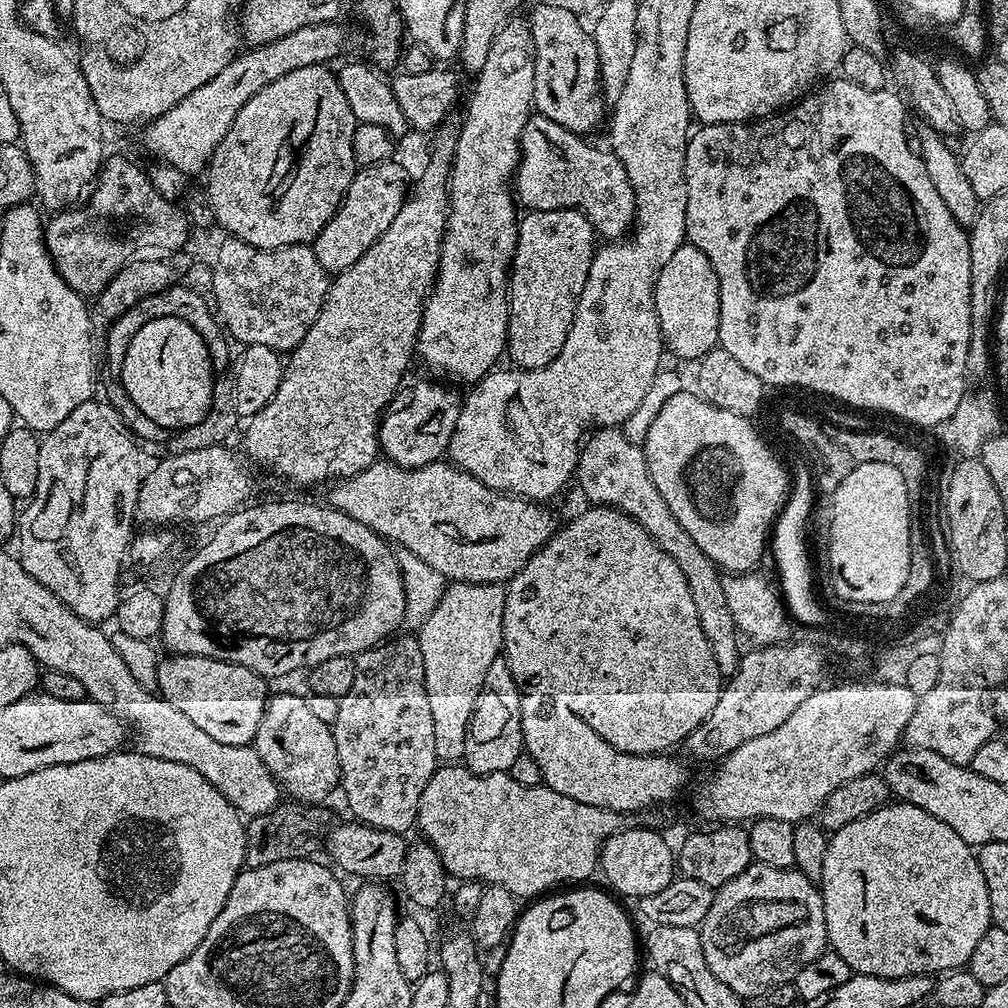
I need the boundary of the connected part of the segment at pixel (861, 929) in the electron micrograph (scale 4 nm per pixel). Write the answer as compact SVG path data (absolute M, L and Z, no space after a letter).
M889 802L881 808L867 812L862 818L842 826L838 831L828 836L826 858L822 861L822 878L818 882L822 906L826 914L826 934L828 948L837 952L856 974L874 974L878 978L902 978L903 976L923 976L925 974L943 974L953 970L960 970L967 965L970 954L974 954L974 946L988 928L993 927L990 914L990 894L986 890L986 878L982 878L982 870L977 853L973 845L968 844L946 822L938 822L934 814L926 814L913 804L903 802Z

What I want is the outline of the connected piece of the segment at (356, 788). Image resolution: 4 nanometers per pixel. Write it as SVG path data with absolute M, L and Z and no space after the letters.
M415 636L391 637L379 642L374 647L367 648L366 651L357 653L354 658L355 674L354 683L350 690L339 699L338 719L331 727L334 734L334 742L338 751L340 768L340 790L344 792L344 798L349 810L359 823L370 825L372 828L388 829L391 832L401 834L407 833L407 829L415 825L416 808L420 804L421 796L429 784L430 778L438 767L437 739L434 735L434 718L430 709L429 696L425 688L425 662L422 657L421 644Z

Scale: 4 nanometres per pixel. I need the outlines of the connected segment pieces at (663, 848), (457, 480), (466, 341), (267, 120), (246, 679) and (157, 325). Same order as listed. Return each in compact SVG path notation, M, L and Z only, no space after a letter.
M631 826L621 828L600 847L598 868L601 873L604 871L609 884L607 887L613 893L621 892L622 895L633 898L658 894L670 885L678 872L677 857L674 851L666 846L657 829Z
M380 458L366 470L333 483L331 488L332 493L327 500L331 507L362 522L362 526L374 530L385 541L410 550L410 554L418 554L426 566L442 574L448 582L464 580L468 584L504 584L519 568L526 566L528 559L558 527L558 520L552 517L551 510L543 503L496 492L443 459L417 468L403 468Z
M527 19L509 20L494 38L482 70L475 73L476 85L468 96L468 109L460 120L452 175L448 177L448 220L444 224L444 238L440 242L440 268L424 302L414 349L418 360L426 367L433 368L437 377L449 376L452 380L467 382L480 380L499 365L496 363L500 356L502 360L508 347L509 268L516 249L518 223L518 204L510 181L520 160L520 135L528 117L534 112L535 61Z
M314 64L290 70L288 74L282 74L280 78L270 82L262 90L258 90L258 94L254 94L246 101L242 110L238 110L230 130L226 130L226 138L222 138L222 142L218 142L211 160L206 165L206 177L208 176L206 189L210 206L213 207L216 215L215 223L220 228L221 226L224 227L228 231L225 233L229 237L259 248L281 248L291 244L306 244L315 240L316 235L324 229L326 222L330 222L330 218L338 210L340 203L343 202L346 190L358 171L353 144L354 130L358 121L354 118L354 114L346 102L346 94L342 94L342 86L338 86L336 72L330 69L331 67L323 64Z
M168 654L156 665L155 691L170 706L182 710L194 726L206 730L210 738L226 742L226 746L251 745L256 738L258 722L262 722L268 704L269 681L241 664L212 660L208 656Z
M174 317L154 318L138 330L126 350L118 380L142 414L169 430L186 429L206 418L214 369L194 326Z

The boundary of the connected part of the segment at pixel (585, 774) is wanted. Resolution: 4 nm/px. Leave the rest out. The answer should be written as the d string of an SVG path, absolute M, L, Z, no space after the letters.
M528 690L521 695L520 721L524 751L538 762L543 783L574 802L631 814L674 799L684 784L684 768L672 754L626 754L594 734L574 710L566 710L543 692Z

